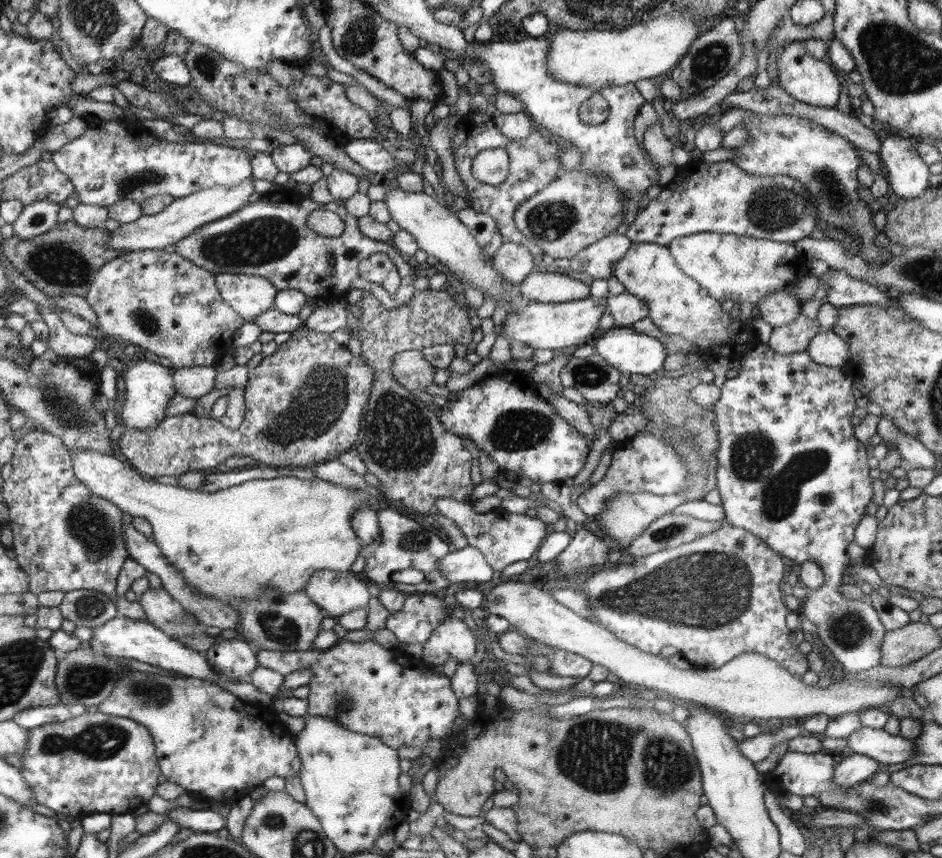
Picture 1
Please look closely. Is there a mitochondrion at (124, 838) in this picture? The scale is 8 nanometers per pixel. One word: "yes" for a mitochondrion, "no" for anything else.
no

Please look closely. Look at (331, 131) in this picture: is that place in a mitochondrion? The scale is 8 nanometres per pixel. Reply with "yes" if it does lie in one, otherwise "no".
no

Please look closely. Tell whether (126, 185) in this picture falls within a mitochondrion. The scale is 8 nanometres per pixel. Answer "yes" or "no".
yes

